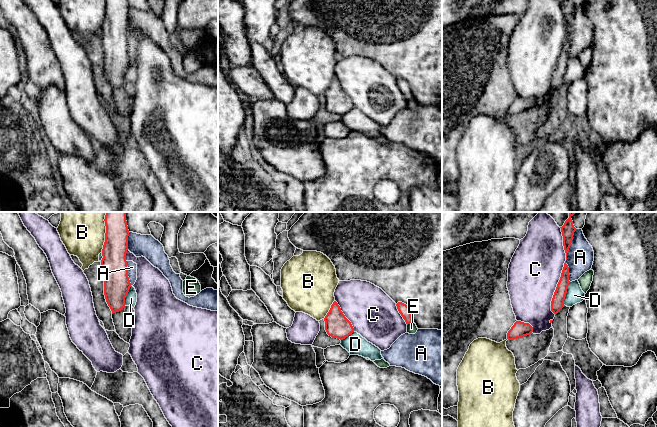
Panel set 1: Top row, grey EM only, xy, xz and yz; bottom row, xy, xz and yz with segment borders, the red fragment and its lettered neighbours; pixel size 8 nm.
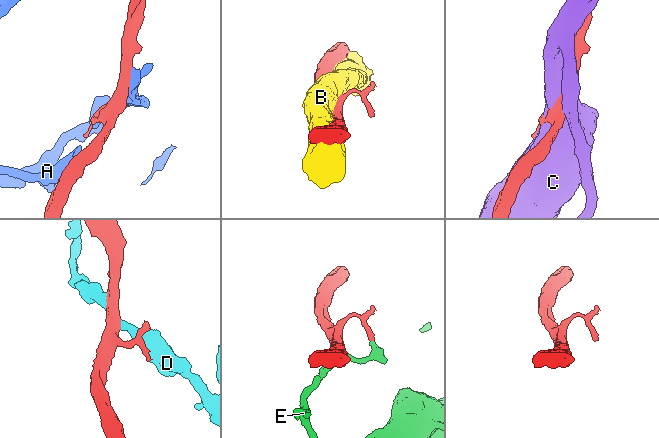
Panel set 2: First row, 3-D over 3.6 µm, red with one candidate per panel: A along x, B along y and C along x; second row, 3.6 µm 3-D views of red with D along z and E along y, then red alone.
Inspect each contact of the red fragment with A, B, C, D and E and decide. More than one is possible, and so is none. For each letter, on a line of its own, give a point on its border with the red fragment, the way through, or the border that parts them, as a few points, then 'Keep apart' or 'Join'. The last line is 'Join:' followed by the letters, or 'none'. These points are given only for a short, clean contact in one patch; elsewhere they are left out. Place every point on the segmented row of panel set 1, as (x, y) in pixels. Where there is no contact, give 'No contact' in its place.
A: Touches red at yz (570, 244). Keep apart
B: Touches red at xy (106, 232). Keep apart
C: Touches red at yz (556, 287). Keep apart
D: Touches red at yz (565, 294). Keep apart
E: Touches red at xz (410, 322). Boundary: xz (413, 322), (407, 325). Keep apart
Join: none

